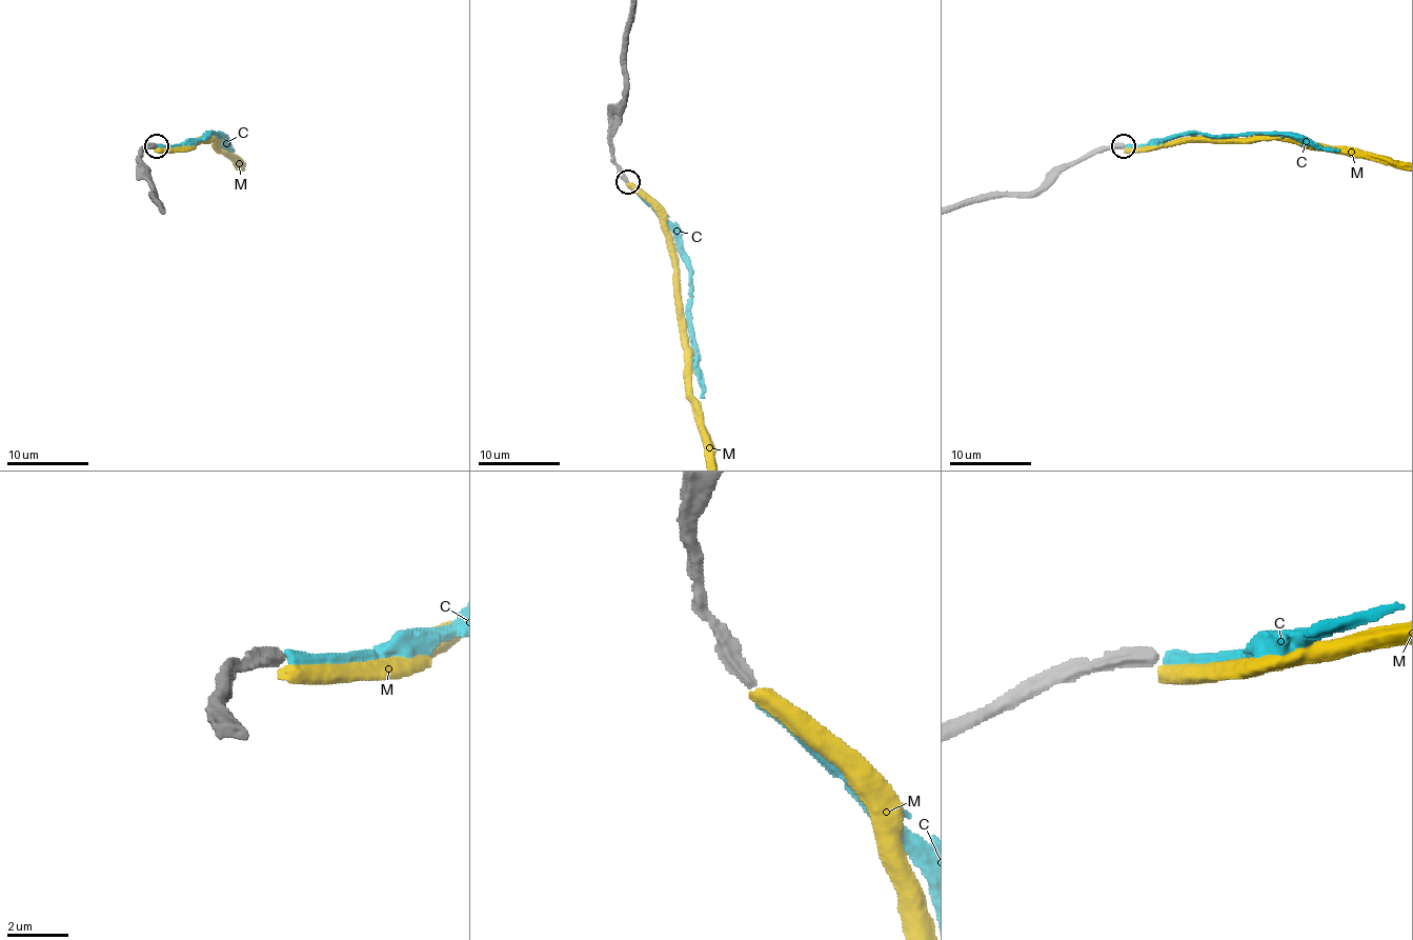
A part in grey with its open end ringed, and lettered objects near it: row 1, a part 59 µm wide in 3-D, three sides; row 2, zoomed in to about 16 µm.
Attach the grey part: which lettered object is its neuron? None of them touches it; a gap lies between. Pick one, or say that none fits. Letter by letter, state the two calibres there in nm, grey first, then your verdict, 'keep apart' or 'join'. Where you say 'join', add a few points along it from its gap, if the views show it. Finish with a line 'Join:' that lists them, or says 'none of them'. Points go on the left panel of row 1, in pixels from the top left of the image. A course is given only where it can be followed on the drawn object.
C: calibres 400 and 400 nm; keep apart
M: calibres 400 and 550 nm; keep apart
Join: none of them

